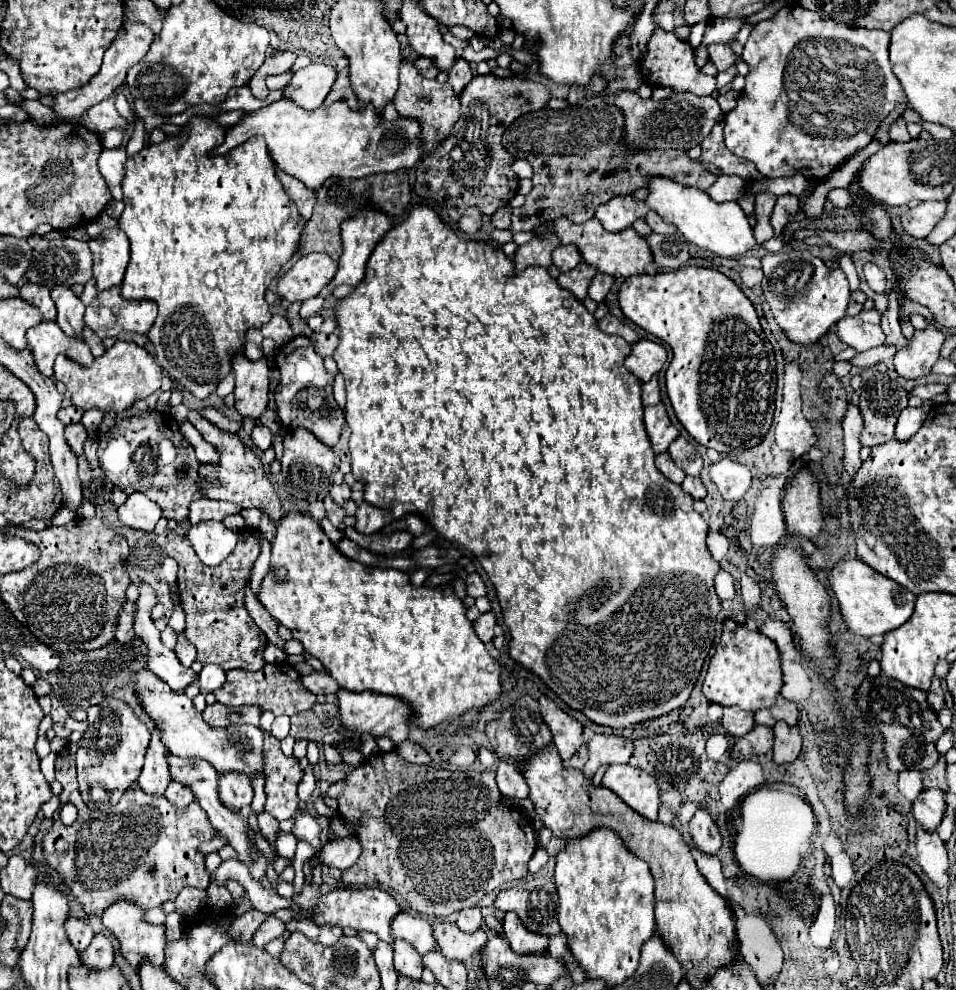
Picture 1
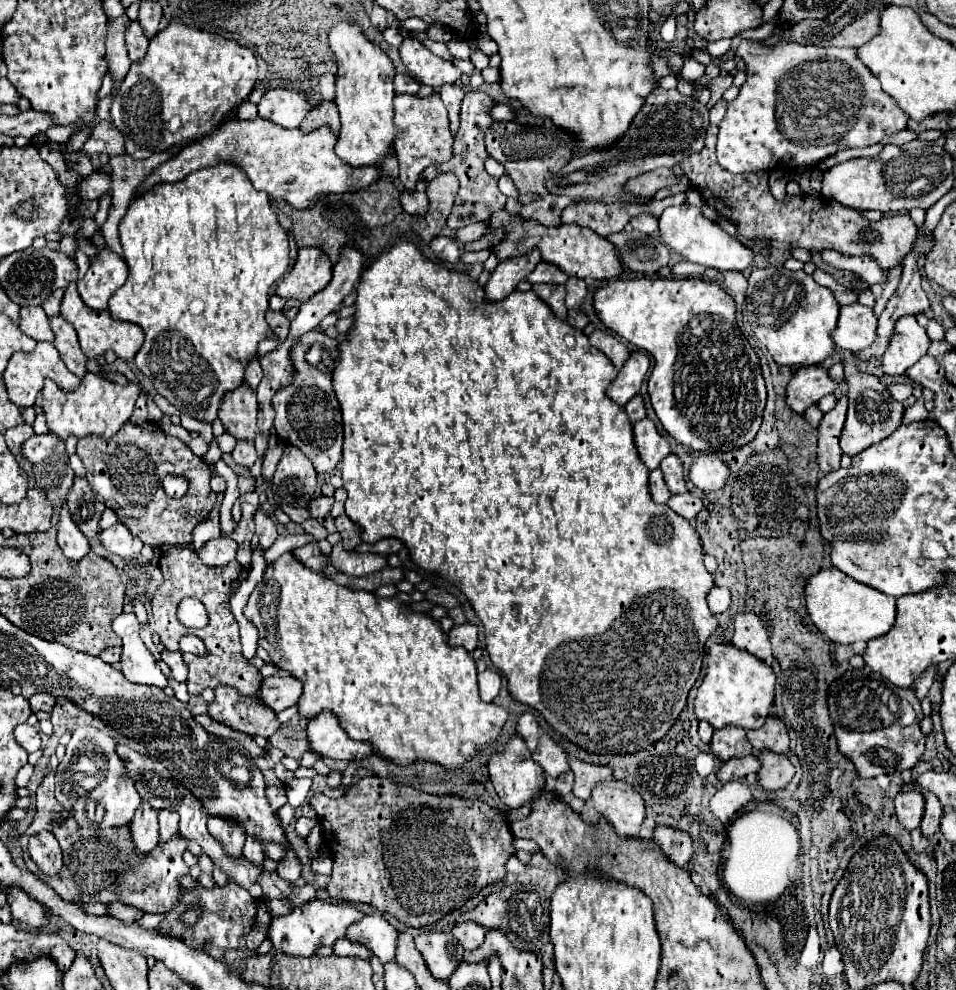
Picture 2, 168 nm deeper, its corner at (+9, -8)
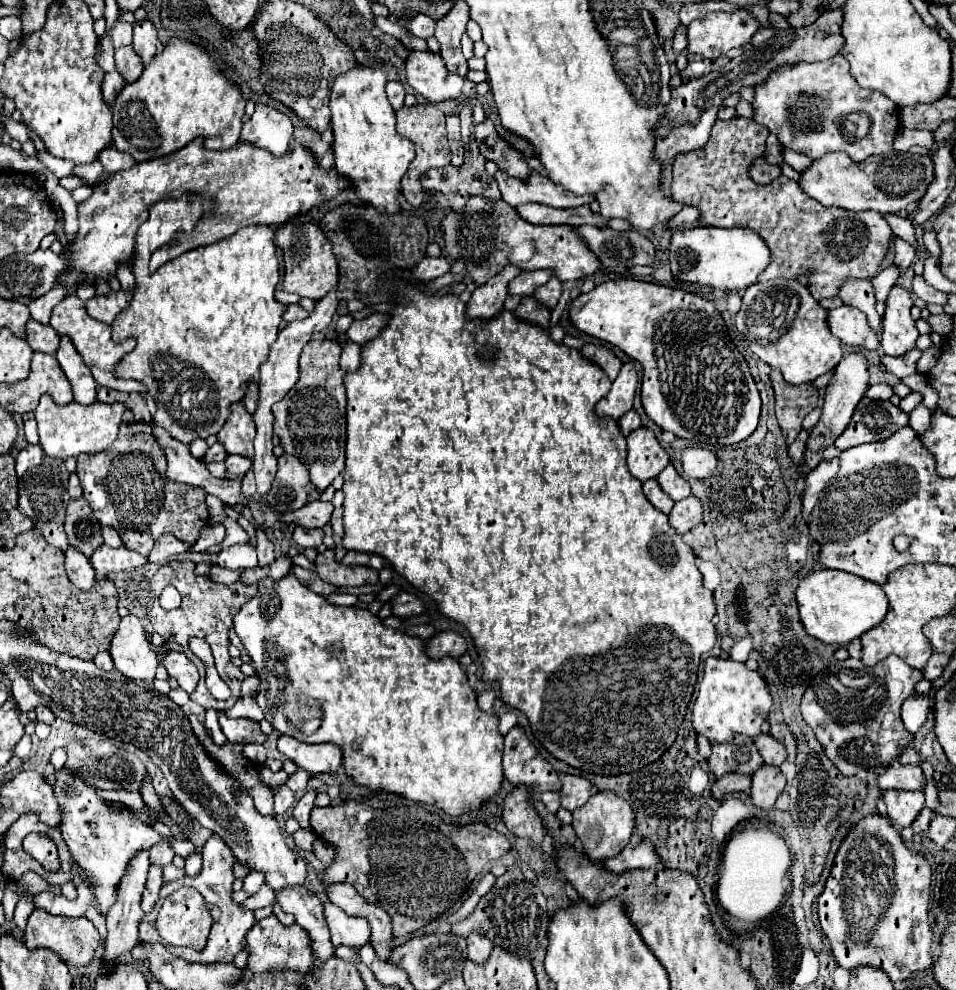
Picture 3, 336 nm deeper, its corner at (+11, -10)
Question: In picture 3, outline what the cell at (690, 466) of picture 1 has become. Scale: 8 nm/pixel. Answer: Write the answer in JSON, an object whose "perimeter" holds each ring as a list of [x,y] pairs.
{"perimeter":[[[671,463],[657,475],[657,481],[659,481],[661,489],[663,489],[673,501],[679,501],[679,499],[691,495],[691,487],[689,487],[687,479],[683,479],[683,477],[675,471],[675,467],[673,467]]]}

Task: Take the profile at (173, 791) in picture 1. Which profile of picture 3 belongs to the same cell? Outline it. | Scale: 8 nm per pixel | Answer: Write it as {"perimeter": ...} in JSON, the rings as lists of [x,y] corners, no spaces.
{"perimeter":[[[169,837],[163,839],[163,843],[155,843],[155,847],[149,849],[149,861],[155,863],[155,865],[169,865],[173,863],[173,849],[169,845]]]}

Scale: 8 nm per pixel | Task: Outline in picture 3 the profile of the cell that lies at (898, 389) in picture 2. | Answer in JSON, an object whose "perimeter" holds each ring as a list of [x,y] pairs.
{"perimeter":[[[887,383],[871,385],[867,389],[867,397],[871,397],[871,399],[891,399],[893,397],[893,387],[887,385]]]}

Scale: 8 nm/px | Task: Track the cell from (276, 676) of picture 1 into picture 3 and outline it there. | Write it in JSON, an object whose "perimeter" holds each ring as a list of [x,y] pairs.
{"perimeter":[[[219,711],[219,725],[221,725],[225,737],[231,743],[265,743],[265,739],[267,739],[267,735],[261,731],[261,725],[257,721],[251,721],[251,719],[227,719],[225,711]]]}

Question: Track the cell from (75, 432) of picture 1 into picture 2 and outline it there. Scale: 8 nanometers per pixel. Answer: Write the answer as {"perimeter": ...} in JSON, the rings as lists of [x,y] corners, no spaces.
{"perimeter":[[[53,433],[33,435],[23,443],[21,455],[25,461],[33,465],[33,477],[37,481],[37,489],[53,505],[51,525],[57,525],[59,513],[67,503],[67,493],[75,477],[73,469],[69,467],[69,455],[65,451],[65,443],[57,441]]]}

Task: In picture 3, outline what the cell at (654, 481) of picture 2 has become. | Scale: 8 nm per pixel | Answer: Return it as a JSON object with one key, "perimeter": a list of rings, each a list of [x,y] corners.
{"perimeter":[[[647,479],[647,481],[643,483],[643,493],[645,493],[645,497],[647,497],[659,511],[663,511],[663,513],[669,513],[669,511],[671,511],[673,501],[663,493],[663,489],[659,487],[659,483],[657,483],[655,479]]]}

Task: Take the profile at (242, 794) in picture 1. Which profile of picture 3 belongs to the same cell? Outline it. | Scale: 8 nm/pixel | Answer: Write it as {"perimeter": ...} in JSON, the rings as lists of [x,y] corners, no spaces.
{"perimeter":[[[211,835],[203,847],[201,873],[197,877],[183,877],[183,879],[177,879],[177,881],[163,885],[159,902],[155,908],[160,908],[169,893],[173,893],[175,889],[185,885],[185,887],[195,887],[203,895],[203,899],[205,899],[205,903],[213,915],[213,927],[211,927],[211,933],[207,937],[205,949],[197,951],[191,947],[171,947],[173,955],[179,955],[181,959],[187,959],[193,963],[219,963],[219,961],[227,963],[227,961],[233,961],[241,949],[245,949],[245,945],[247,945],[245,935],[257,923],[257,919],[255,919],[255,913],[251,909],[241,909],[241,903],[233,901],[233,881],[235,881],[233,865],[235,865],[235,855],[231,855],[231,849],[227,847],[227,843],[223,843],[223,839],[219,839],[219,835]]]}

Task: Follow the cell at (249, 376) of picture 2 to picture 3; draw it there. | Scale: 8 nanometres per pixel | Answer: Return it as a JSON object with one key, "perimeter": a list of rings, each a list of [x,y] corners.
{"perimeter":[[[249,383],[249,387],[247,387],[247,395],[243,397],[243,405],[247,407],[249,413],[255,411],[255,405],[257,405],[257,385],[255,385],[255,383]]]}

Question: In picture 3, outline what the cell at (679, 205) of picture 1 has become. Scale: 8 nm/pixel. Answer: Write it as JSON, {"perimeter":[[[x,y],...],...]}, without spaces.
{"perimeter":[[[677,227],[671,235],[669,253],[669,267],[675,279],[683,283],[709,285],[721,291],[741,291],[751,283],[757,283],[757,275],[771,261],[771,253],[765,241],[751,229],[743,227]]]}

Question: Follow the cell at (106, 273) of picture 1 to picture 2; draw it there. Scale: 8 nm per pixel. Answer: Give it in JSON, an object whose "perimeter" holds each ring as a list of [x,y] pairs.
{"perimeter":[[[109,247],[99,249],[99,257],[91,261],[89,271],[79,281],[79,295],[85,305],[105,311],[109,297],[125,283],[127,265]]]}

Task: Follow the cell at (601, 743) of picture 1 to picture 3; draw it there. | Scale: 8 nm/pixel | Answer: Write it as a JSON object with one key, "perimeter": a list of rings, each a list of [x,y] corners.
{"perimeter":[[[561,773],[561,805],[569,811],[583,807],[587,803],[587,799],[591,797],[591,781],[587,781],[585,777],[579,775],[569,775],[569,773]]]}

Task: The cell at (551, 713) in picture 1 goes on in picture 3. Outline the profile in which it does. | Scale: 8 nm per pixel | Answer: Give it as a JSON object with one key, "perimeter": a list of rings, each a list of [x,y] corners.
{"perimeter":[[[515,725],[505,735],[503,771],[513,785],[523,783],[531,789],[531,793],[561,789],[559,773],[539,755],[537,747],[527,739],[521,725]]]}

